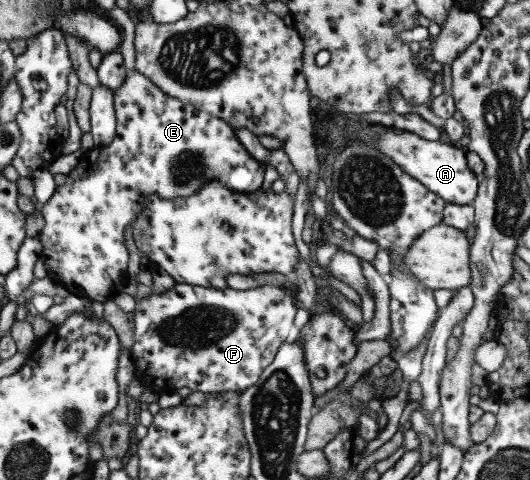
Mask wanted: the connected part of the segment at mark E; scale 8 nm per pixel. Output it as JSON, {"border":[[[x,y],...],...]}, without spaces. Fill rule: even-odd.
{"border":[[[129,69],[127,71],[125,84],[114,92],[114,109],[116,112],[117,129],[115,129],[112,143],[109,143],[108,146],[95,146],[87,152],[82,151],[77,166],[66,175],[65,182],[60,187],[56,187],[49,202],[43,204],[41,213],[45,220],[45,225],[38,236],[39,241],[43,245],[39,260],[43,261],[46,265],[49,277],[59,284],[63,284],[63,287],[67,288],[69,292],[80,298],[88,298],[89,300],[100,302],[105,302],[111,298],[115,292],[119,291],[125,278],[128,277],[129,252],[127,252],[125,229],[127,229],[127,225],[134,227],[134,222],[137,221],[137,217],[141,215],[141,209],[143,209],[143,203],[147,195],[159,195],[161,199],[189,197],[189,195],[195,195],[195,193],[199,192],[211,181],[217,181],[221,183],[221,186],[235,193],[253,193],[262,187],[266,171],[263,163],[259,163],[259,161],[245,149],[245,146],[239,142],[239,138],[233,133],[233,128],[229,124],[221,119],[212,117],[205,111],[198,111],[189,103],[183,103],[179,99],[170,97],[170,95],[158,89],[149,79],[139,74],[135,69]]]}

